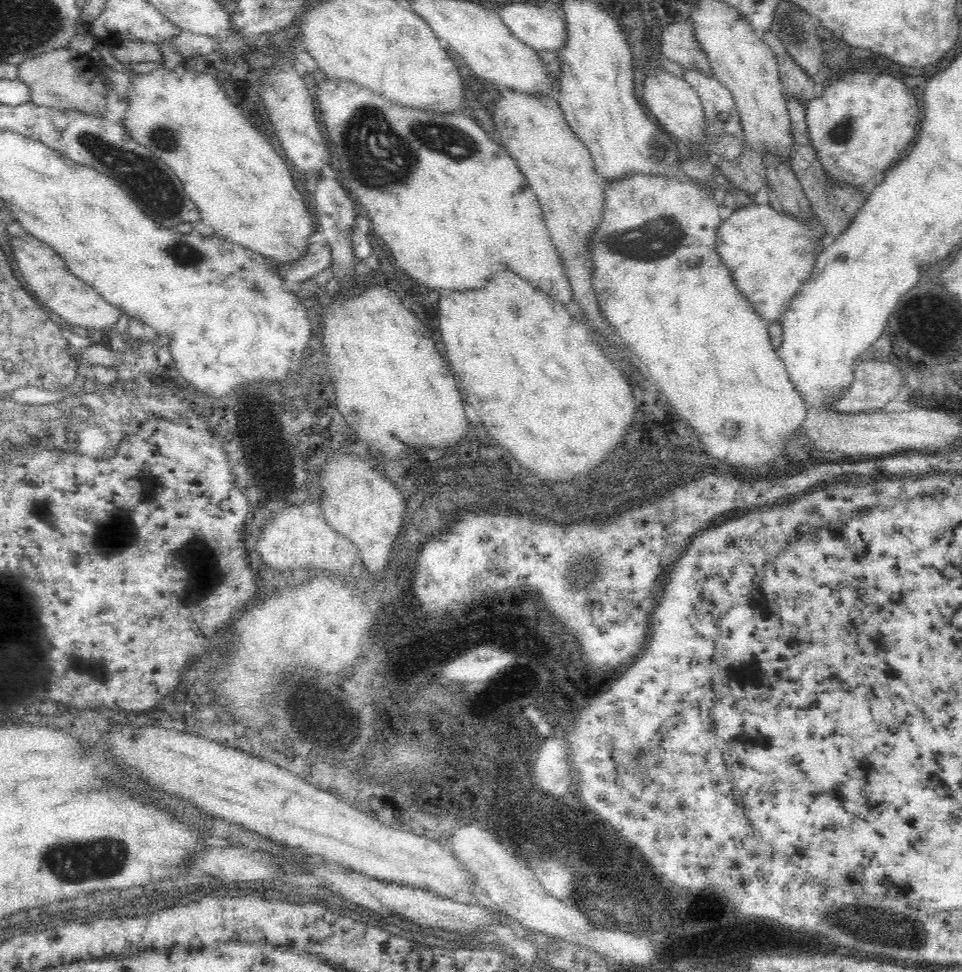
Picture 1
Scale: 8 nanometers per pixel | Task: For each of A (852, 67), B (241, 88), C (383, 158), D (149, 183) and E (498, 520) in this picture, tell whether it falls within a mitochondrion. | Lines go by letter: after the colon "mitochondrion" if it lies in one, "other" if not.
A: other
B: other
C: mitochondrion
D: mitochondrion
E: mitochondrion

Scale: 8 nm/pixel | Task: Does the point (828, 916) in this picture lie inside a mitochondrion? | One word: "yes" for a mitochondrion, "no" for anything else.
yes

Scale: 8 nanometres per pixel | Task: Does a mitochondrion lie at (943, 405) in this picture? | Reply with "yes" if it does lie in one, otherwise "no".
no

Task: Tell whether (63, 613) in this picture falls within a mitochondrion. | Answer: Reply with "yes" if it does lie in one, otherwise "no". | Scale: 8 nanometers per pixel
no

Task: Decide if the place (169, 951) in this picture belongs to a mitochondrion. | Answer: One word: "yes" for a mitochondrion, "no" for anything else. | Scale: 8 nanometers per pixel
no

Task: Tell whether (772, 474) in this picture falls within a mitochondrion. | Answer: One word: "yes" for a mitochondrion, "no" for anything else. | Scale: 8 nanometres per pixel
no

